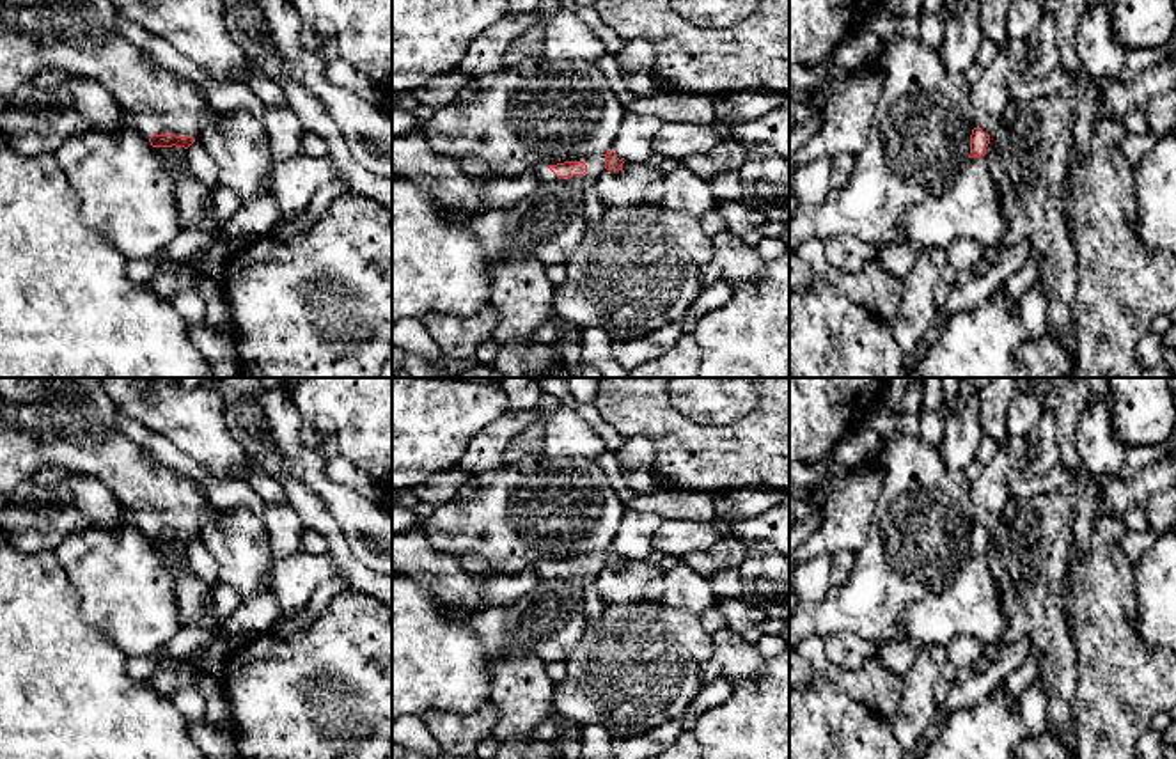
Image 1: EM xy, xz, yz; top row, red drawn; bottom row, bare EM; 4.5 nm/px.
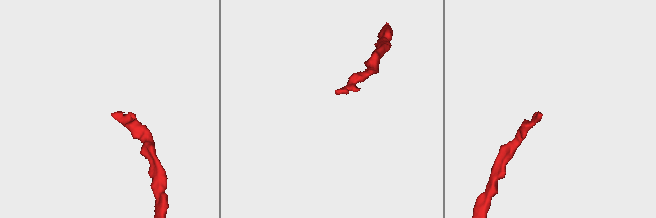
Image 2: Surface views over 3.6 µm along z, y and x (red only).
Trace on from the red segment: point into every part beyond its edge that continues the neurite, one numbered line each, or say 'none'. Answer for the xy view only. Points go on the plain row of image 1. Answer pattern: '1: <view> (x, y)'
1: xy (43, 421)

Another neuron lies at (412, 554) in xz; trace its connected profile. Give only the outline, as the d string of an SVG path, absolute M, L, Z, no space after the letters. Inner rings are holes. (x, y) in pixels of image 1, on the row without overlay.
M420 528L392 534L392 573L410 576L456 608L482 606L481 578L466 573L454 555L433 550Z

